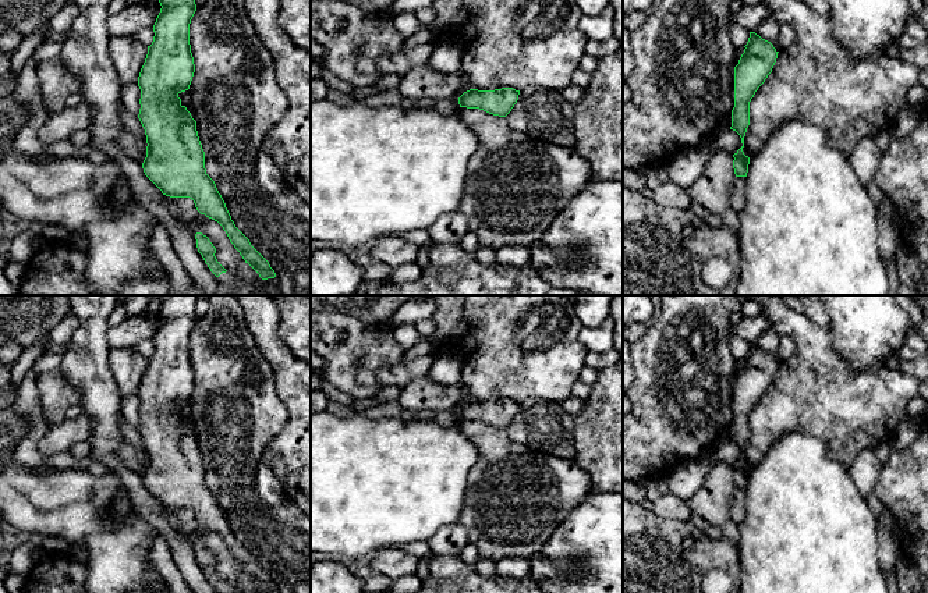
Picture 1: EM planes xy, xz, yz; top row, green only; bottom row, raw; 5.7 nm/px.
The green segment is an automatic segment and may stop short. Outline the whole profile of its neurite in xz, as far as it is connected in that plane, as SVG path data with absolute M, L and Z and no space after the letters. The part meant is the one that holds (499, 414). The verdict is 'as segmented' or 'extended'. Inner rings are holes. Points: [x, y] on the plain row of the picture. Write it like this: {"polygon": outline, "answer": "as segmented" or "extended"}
{"polygon": "M502 400L495 402L470 401L458 409L460 419L479 420L489 426L506 429L518 412L520 402Z", "answer": "as segmented"}

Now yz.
{"polygon": "M750 344L738 376L734 379L734 419L732 422L732 438L743 458L733 466L736 489L747 489L750 469L744 466L744 448L750 437L750 413L758 400L765 394L778 370L773 356L755 344Z", "answer": "as segmented"}

